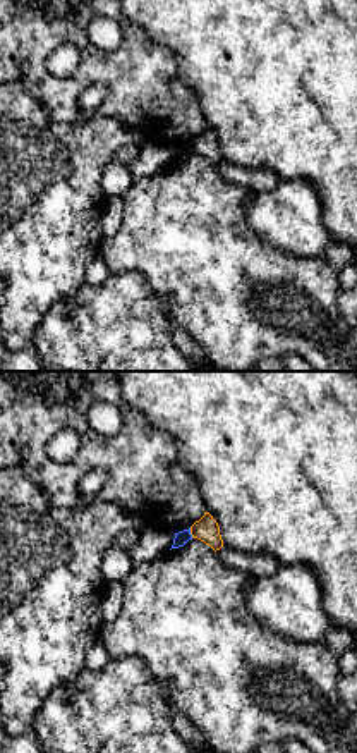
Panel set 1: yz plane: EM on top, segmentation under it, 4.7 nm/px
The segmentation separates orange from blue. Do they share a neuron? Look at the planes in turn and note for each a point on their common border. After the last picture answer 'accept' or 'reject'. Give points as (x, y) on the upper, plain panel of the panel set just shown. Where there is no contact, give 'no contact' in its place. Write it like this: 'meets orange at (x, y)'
meets orange at (191, 148)

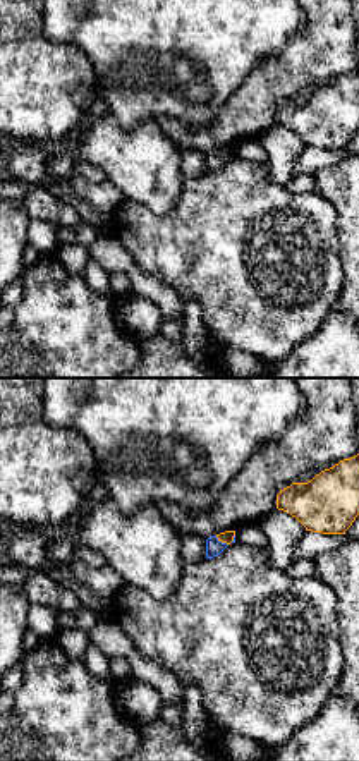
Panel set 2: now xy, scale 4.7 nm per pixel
meets orange at (222, 157)

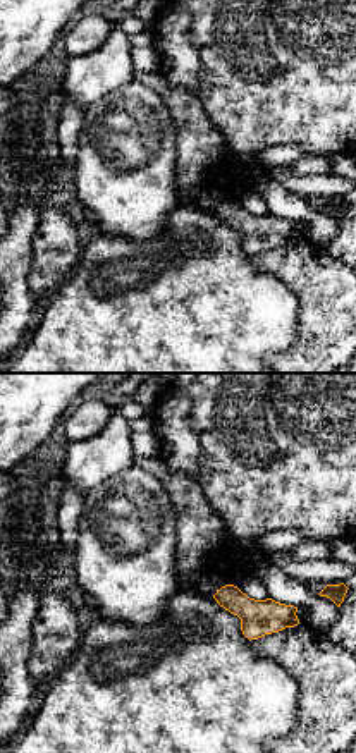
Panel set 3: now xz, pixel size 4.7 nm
no contact

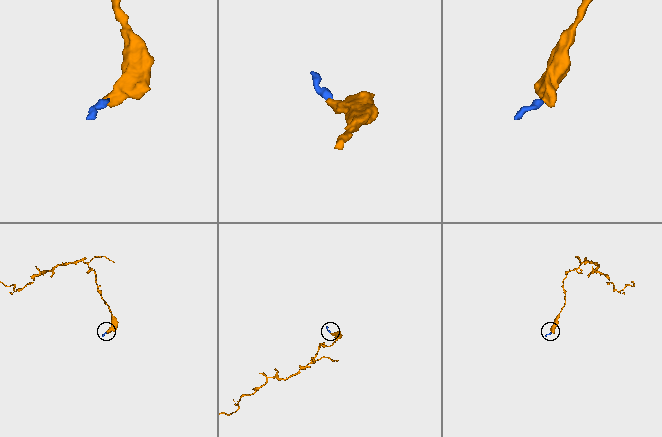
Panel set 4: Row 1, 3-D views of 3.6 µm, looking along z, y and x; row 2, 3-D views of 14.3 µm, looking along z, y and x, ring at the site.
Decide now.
accept

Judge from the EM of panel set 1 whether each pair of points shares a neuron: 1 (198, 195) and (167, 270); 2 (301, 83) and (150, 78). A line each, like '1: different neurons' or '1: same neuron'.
1: same neuron
2: different neurons

